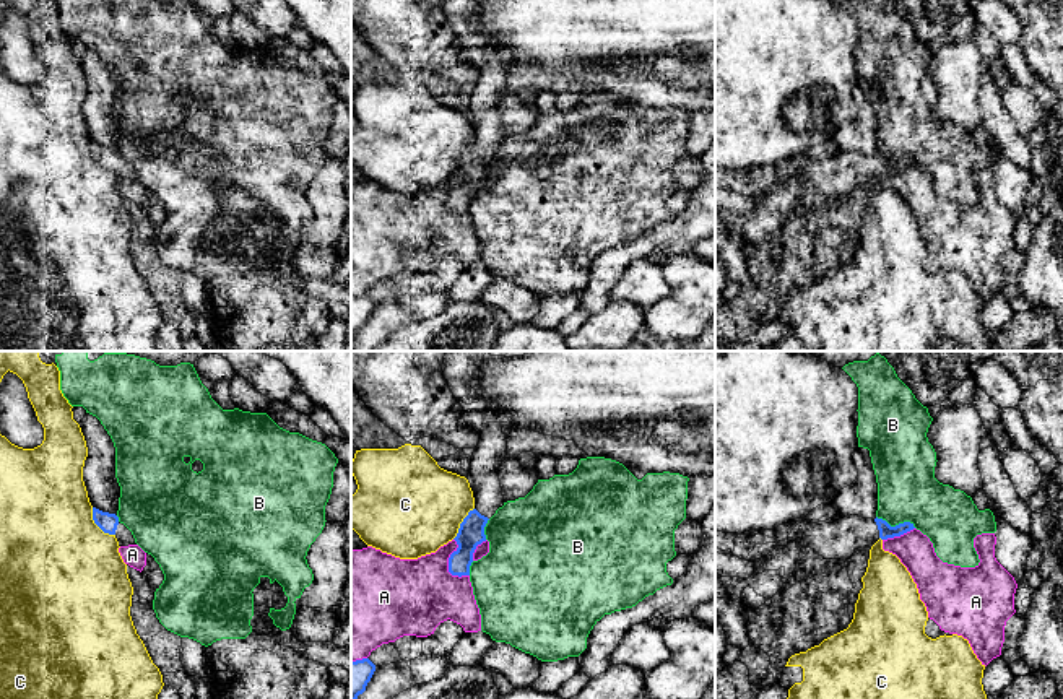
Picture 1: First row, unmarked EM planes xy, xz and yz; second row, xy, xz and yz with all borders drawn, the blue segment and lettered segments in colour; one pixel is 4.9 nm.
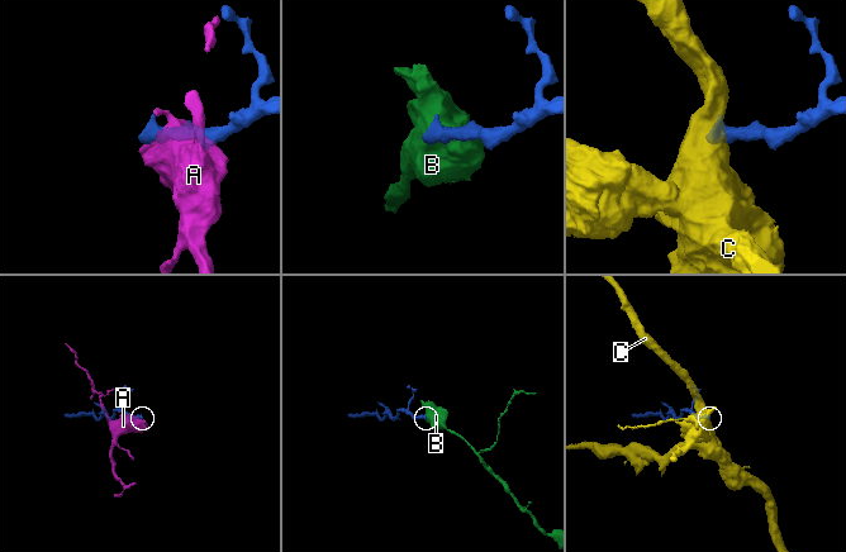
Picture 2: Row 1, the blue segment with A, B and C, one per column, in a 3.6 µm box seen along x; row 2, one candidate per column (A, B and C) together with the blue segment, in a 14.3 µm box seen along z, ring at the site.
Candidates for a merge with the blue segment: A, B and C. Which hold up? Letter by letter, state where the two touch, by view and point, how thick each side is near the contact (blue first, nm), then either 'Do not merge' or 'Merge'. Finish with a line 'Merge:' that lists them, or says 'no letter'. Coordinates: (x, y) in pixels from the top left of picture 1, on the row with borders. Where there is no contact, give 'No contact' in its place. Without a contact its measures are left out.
A: Touches blue at xz (449, 564). Thickness 130 nm (blue) against 380 nm. Do not merge
B: Touches blue at yz (896, 525). Thickness 70 nm (blue) against 300 nm. Do not merge
C: Touches blue at xy (98, 525). Thickness 100 nm (blue) against 500 nm. Do not merge
Merge: no letter

